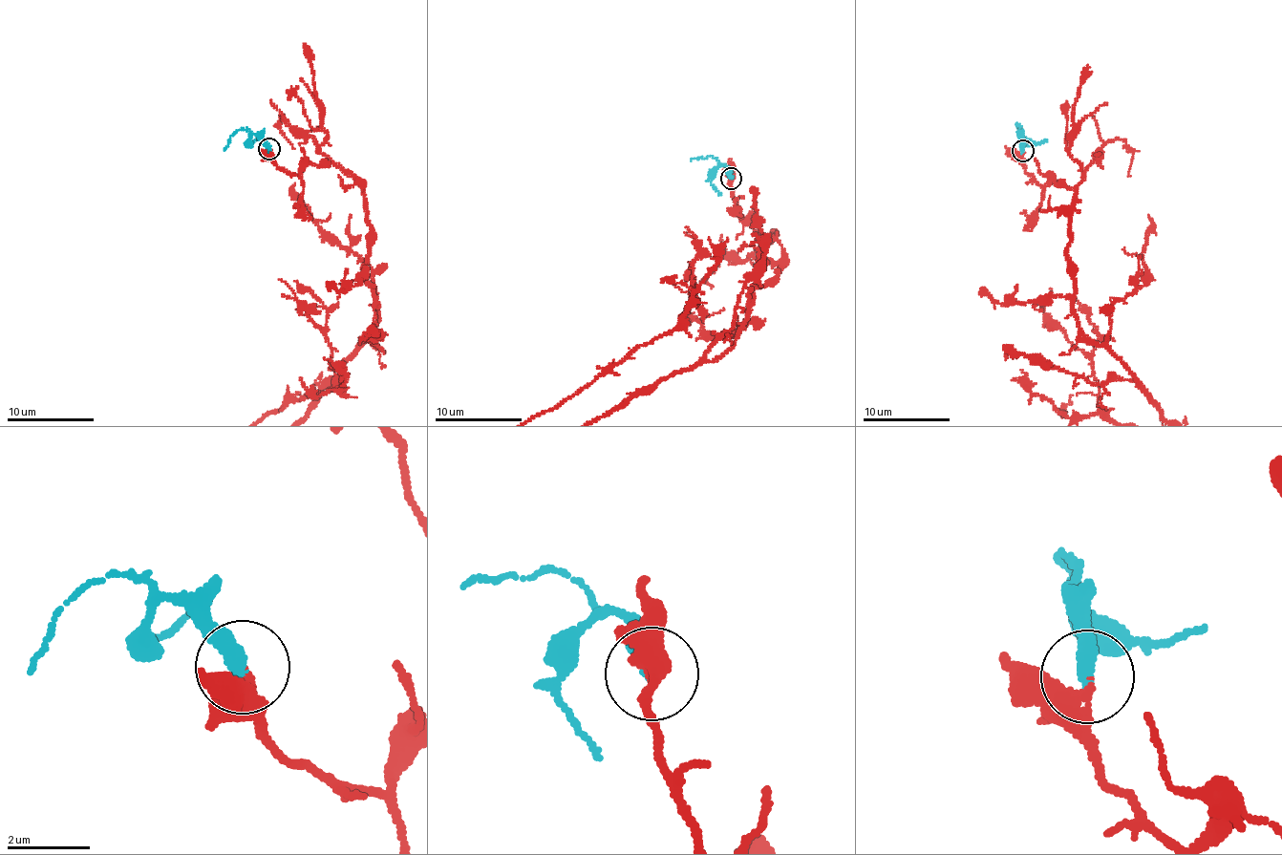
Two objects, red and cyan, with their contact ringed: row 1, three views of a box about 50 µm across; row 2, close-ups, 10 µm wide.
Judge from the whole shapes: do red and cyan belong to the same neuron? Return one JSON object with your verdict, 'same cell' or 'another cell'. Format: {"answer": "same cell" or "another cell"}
{"answer": "same cell"}

